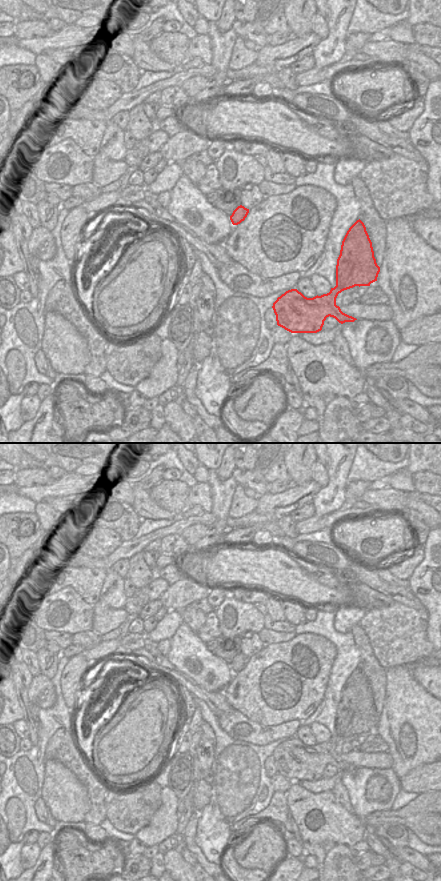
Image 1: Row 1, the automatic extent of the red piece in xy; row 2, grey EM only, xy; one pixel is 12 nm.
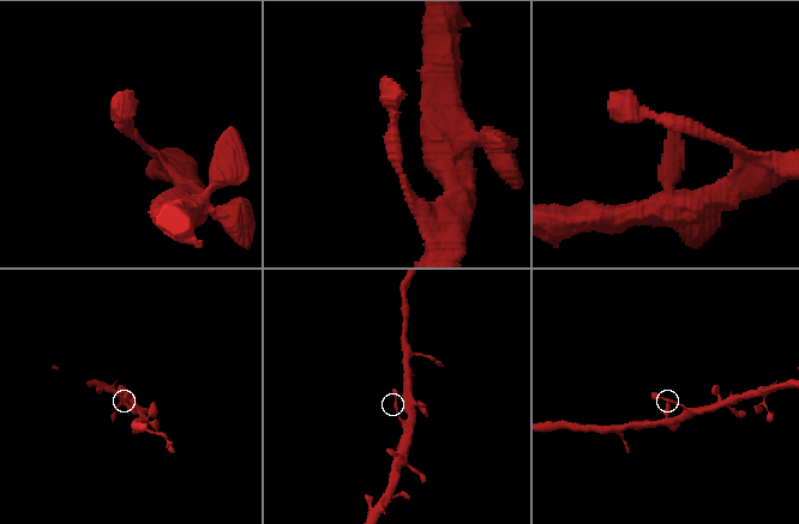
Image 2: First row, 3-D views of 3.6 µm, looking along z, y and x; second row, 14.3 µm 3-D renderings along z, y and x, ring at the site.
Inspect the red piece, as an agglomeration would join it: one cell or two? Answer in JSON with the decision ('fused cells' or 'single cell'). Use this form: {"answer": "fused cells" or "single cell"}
{"answer": "single cell"}

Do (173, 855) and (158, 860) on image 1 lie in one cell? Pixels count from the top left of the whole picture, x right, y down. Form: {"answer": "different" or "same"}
{"answer": "different"}

